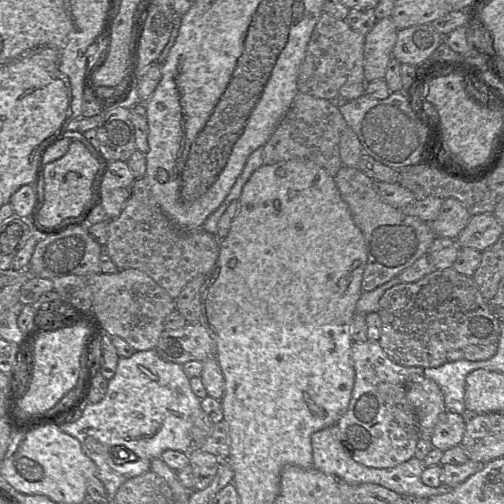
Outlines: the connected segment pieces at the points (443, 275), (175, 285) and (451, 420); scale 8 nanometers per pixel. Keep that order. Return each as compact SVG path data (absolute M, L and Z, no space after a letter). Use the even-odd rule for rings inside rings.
M453 267L434 270L422 279L412 283L400 283L385 291L379 301L378 315L381 318L382 329L380 339L378 340L380 346L386 353L386 355L396 364L401 366L409 367L420 367L420 368L434 368L444 365L448 362L447 355L455 350L463 350L465 347L470 345L489 345L497 344L501 334L500 321L492 310L488 301L484 299L476 283L472 277L466 276L457 272Z
M146 178L135 179L132 193L115 219L108 221L104 251L119 270L139 269L176 299L184 286L198 275L206 275L219 255L219 239L203 229L183 230L170 220L153 197Z
M446 411L439 418L432 434L432 445L443 452L460 445L464 433L466 420L460 414Z

